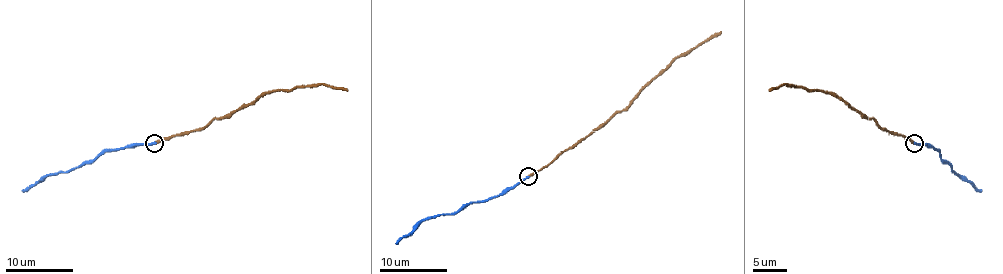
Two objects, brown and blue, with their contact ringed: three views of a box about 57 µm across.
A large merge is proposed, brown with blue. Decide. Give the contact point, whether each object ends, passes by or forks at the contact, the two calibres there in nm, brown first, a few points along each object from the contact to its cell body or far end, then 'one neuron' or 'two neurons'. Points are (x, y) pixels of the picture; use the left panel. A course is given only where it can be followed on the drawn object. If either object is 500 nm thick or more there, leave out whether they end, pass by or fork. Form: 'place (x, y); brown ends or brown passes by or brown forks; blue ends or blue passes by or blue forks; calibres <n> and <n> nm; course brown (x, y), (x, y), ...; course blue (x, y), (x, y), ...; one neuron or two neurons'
place (154, 143); brown ends; blue ends; calibres 280 and 260 nm; course brown (155, 143), (200, 130), (215, 118), (230, 116), (273, 91), (322, 84), (347, 91); course blue (155, 143), (133, 143), (101, 152), (79, 167), (50, 174), (21, 191); one neuron

